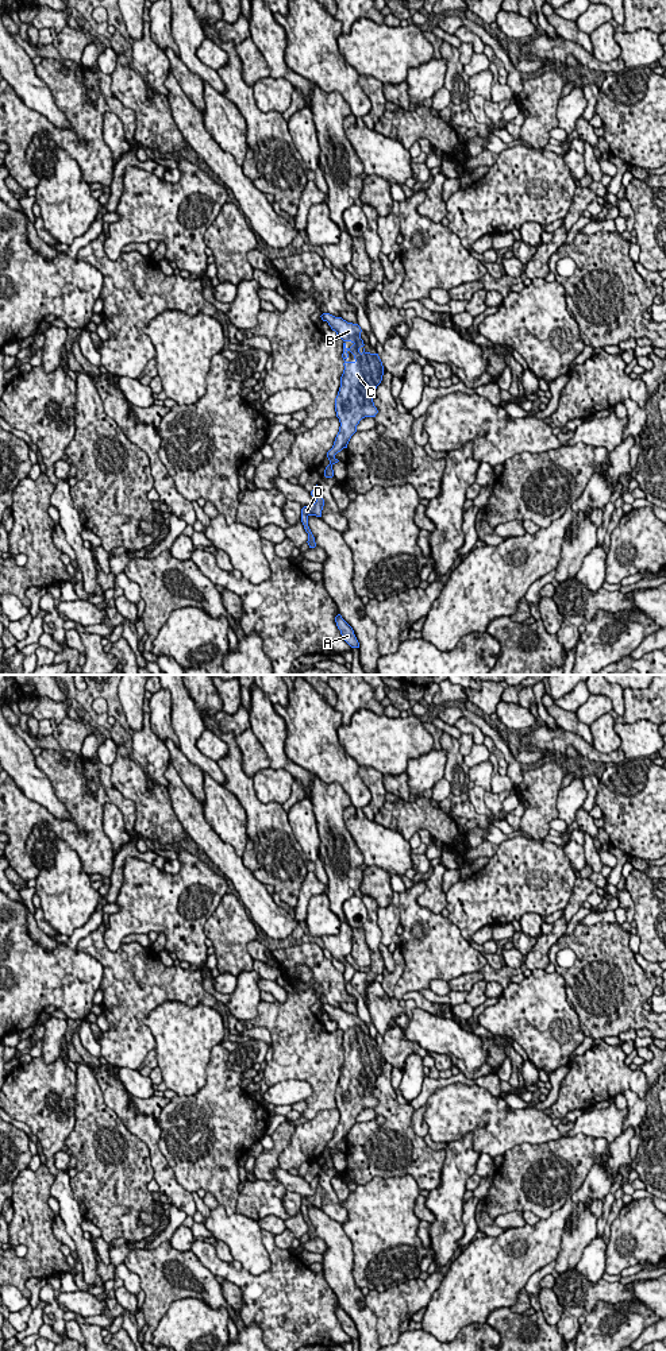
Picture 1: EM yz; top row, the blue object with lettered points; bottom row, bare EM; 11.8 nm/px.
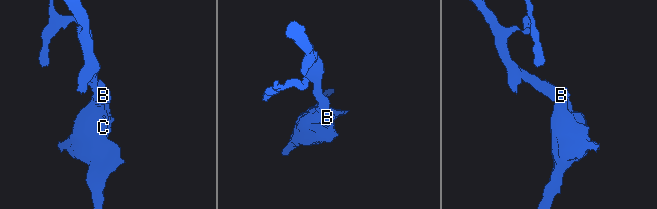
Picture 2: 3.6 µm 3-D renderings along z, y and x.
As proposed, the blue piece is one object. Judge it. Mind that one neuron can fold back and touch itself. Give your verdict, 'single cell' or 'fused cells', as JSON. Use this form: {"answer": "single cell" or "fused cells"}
{"answer": "single cell"}

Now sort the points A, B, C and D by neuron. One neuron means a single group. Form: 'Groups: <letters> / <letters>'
Groups: A B C D

